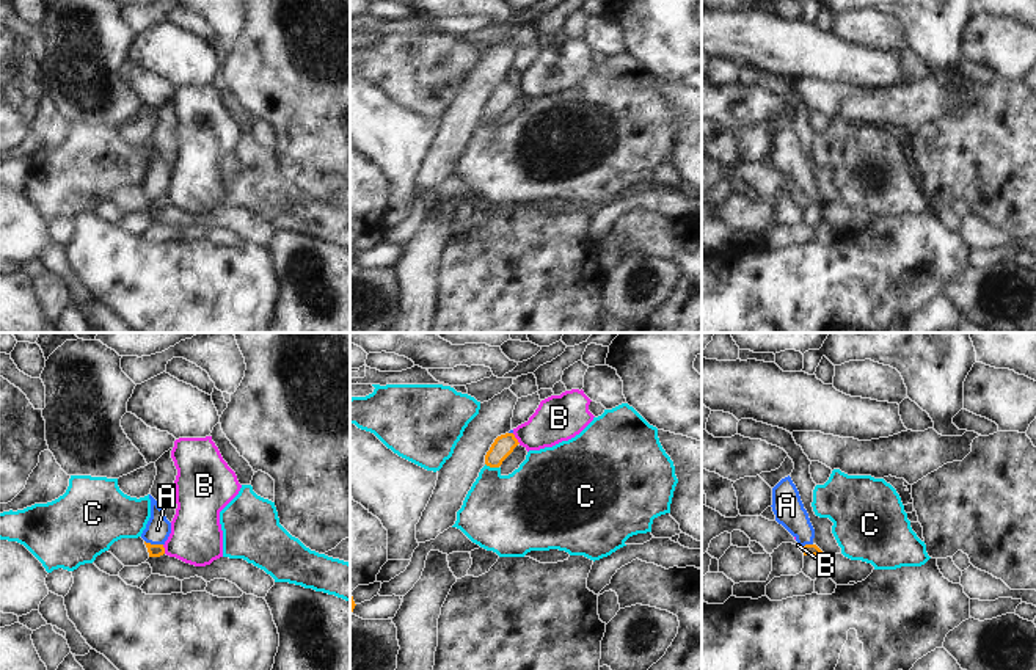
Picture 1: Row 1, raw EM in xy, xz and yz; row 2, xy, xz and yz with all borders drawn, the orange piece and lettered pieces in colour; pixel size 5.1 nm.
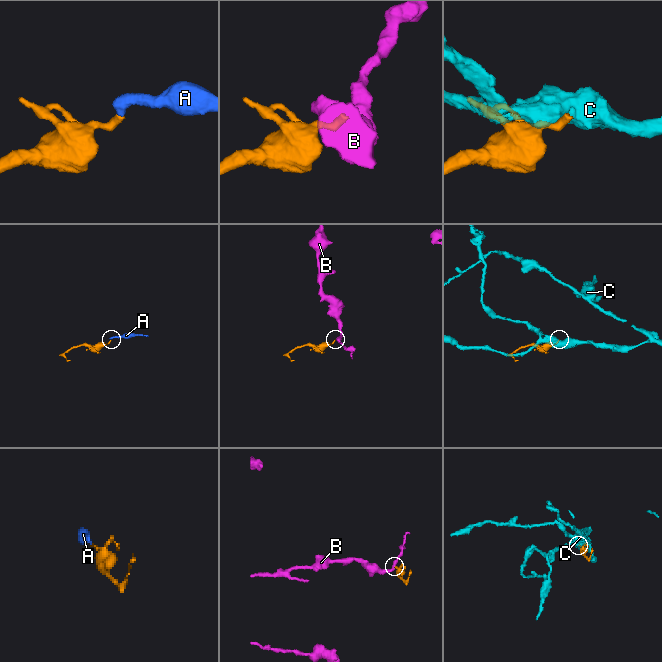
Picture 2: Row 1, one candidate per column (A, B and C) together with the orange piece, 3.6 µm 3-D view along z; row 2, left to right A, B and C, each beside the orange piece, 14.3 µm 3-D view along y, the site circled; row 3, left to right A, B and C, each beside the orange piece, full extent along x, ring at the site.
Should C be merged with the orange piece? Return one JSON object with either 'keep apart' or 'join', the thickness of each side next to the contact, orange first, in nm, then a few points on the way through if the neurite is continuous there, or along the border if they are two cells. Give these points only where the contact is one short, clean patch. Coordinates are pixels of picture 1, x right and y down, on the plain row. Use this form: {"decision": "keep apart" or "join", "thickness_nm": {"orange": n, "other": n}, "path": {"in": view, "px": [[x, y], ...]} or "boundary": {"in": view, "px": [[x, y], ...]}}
{"decision": "keep apart", "thickness_nm": {"orange": 110, "other": 400}, "boundary": {"in": "xz", "px": [[485, 112], [498, 116]]}}

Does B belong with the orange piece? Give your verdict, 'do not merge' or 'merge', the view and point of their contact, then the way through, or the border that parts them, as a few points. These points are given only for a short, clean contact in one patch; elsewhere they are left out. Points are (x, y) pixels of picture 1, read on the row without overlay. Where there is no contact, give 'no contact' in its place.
do not merge; contact xz (515, 87); border xz (512, 82), (520, 91)

